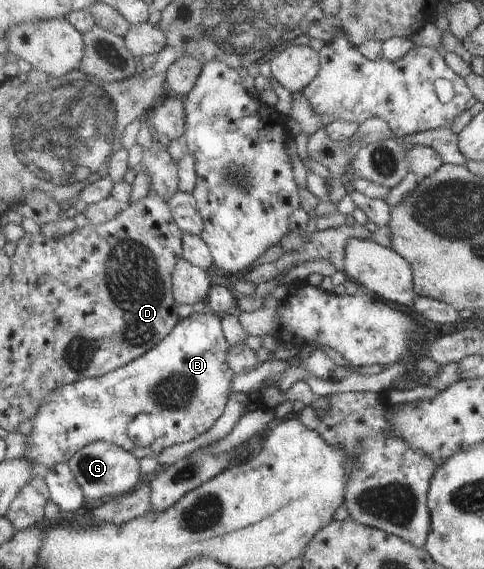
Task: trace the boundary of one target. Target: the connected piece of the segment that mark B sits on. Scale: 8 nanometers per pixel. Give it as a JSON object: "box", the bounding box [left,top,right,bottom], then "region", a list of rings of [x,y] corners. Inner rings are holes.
{"box":[23,310,236,470],"region":[[[205,310],[198,314],[194,312],[184,318],[174,327],[173,333],[168,335],[162,343],[147,351],[138,359],[124,365],[108,375],[84,379],[72,385],[56,387],[42,403],[34,417],[33,430],[28,436],[28,448],[23,456],[38,463],[48,470],[56,463],[68,463],[82,447],[98,441],[106,441],[134,453],[138,459],[156,458],[164,449],[192,441],[214,427],[218,417],[222,417],[224,407],[232,394],[232,377],[236,375],[229,365],[228,355],[232,346],[228,345],[224,331],[222,331],[221,316]],[[140,413],[148,415],[162,415],[164,425],[168,427],[166,435],[160,435],[149,447],[136,447],[134,441],[128,437],[128,425]]]}

